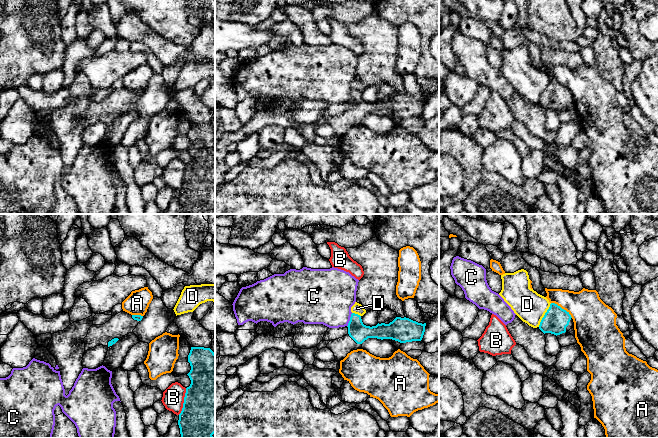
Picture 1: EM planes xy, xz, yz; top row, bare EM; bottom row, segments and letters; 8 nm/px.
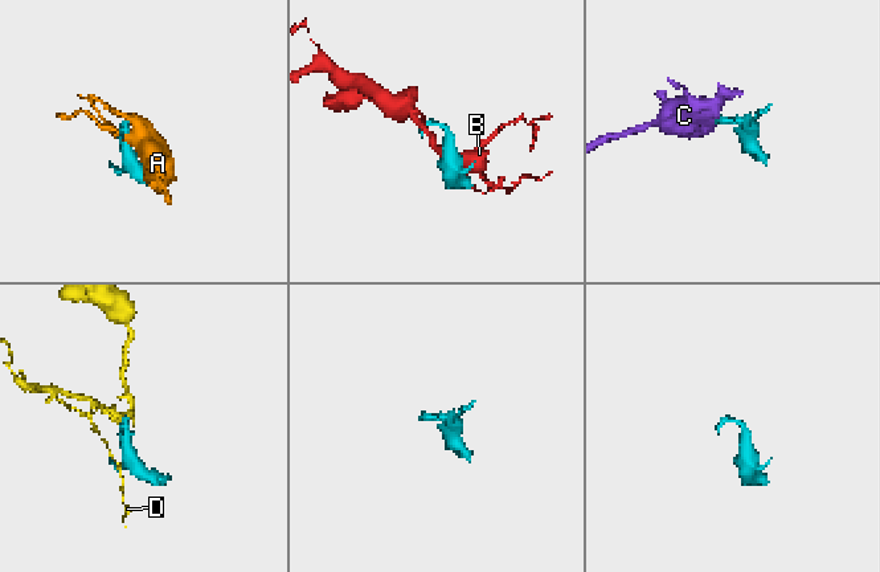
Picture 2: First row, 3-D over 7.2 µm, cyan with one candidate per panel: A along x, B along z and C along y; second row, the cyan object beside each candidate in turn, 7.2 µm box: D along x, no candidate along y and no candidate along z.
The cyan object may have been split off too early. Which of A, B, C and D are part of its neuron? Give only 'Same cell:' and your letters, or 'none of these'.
Same cell: none of these

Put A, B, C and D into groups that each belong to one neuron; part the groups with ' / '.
A / B / C / D

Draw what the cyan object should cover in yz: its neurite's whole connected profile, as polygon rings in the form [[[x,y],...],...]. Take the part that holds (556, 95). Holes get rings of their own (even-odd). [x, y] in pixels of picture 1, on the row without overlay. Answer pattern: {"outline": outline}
{"outline": [[[551,79],[549,85],[542,94],[539,105],[545,109],[560,111],[574,104],[574,98],[566,86],[555,79]]]}

